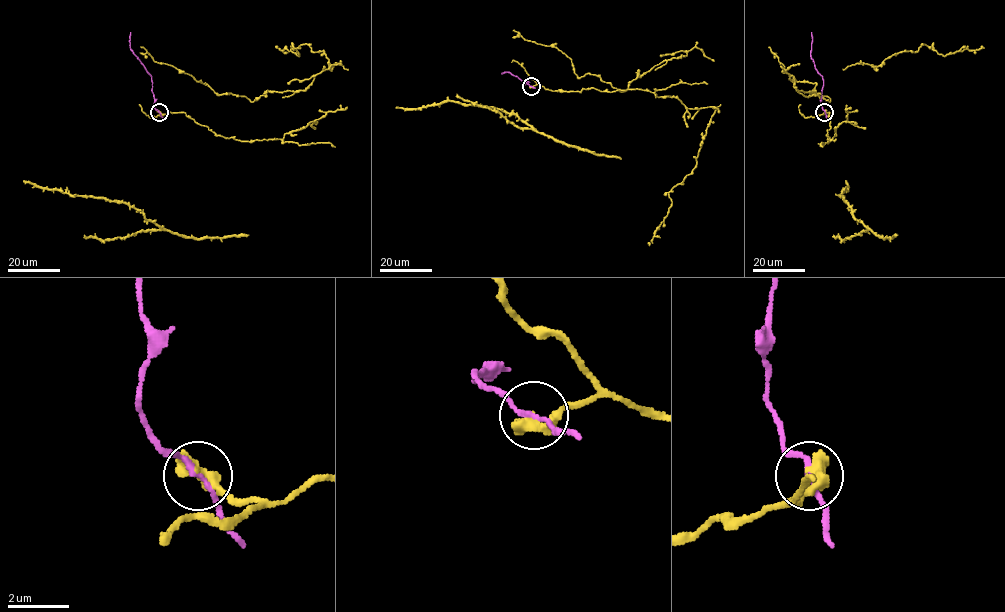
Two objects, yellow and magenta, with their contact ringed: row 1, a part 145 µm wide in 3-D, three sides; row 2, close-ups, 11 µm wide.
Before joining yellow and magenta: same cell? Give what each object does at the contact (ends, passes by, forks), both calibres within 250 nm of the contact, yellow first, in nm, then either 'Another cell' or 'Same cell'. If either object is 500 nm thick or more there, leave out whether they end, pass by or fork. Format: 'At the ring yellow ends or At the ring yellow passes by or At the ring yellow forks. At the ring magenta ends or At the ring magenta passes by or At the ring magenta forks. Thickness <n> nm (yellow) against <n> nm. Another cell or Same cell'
Thickness 550 nm (yellow) against 150 nm. Another cell

